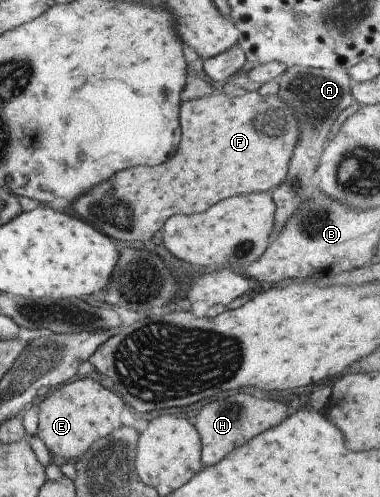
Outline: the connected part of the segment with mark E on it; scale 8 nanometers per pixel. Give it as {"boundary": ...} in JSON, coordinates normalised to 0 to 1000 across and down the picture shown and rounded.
{"boundary":[[[232,759],[166,773],[95,811],[89,823],[100,837],[95,875],[150,932],[197,928],[247,885],[321,857],[313,833],[324,825],[324,809],[297,789]]]}

